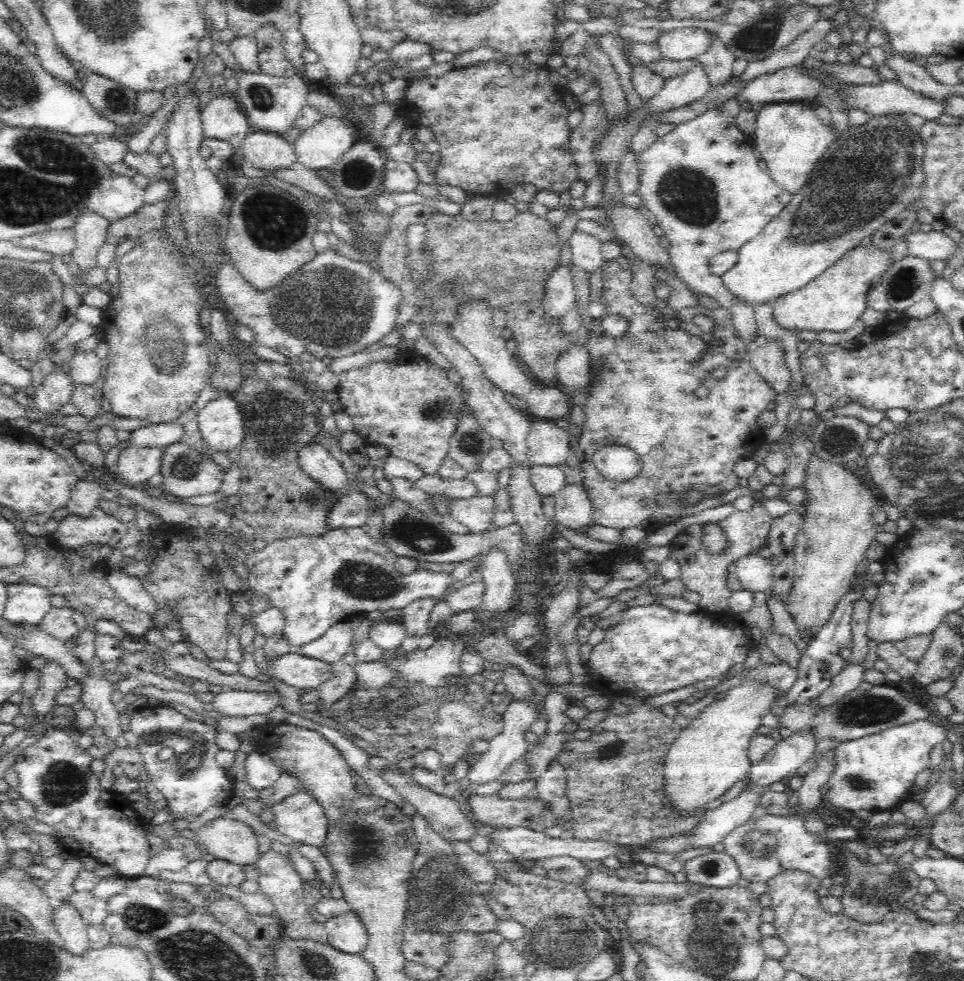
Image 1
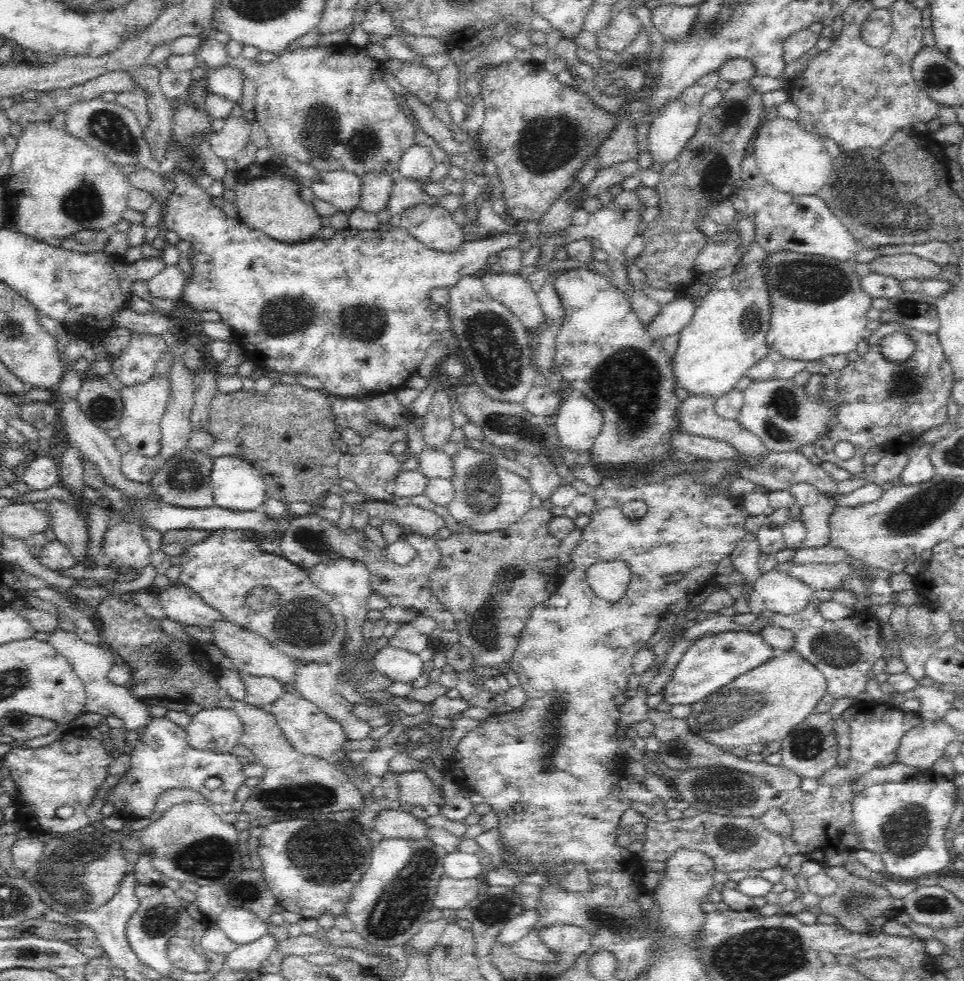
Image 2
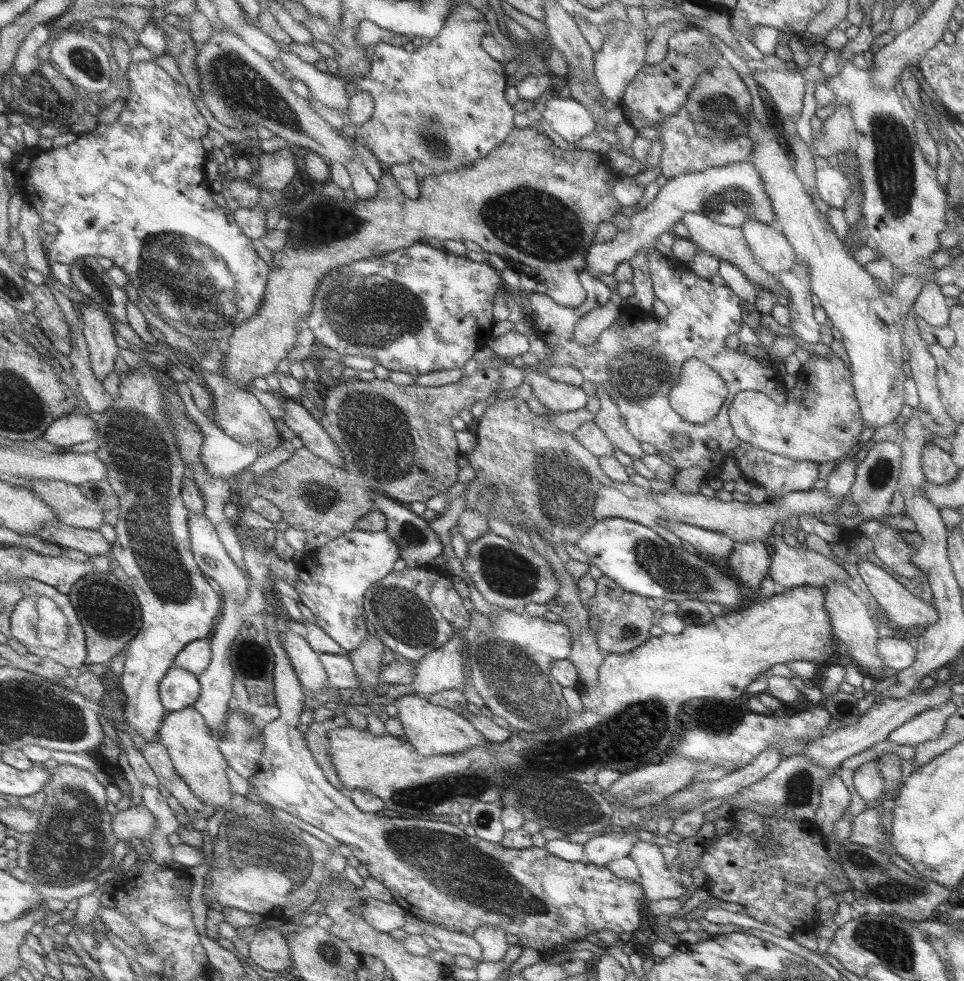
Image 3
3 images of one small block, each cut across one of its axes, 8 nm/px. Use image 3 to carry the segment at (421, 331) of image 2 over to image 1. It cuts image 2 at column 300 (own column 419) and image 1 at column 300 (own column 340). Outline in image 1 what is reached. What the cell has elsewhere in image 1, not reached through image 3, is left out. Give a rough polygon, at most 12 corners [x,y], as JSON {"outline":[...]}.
{"outline":[[332,247],[254,291],[215,296],[256,342],[328,362],[393,332],[401,291]]}

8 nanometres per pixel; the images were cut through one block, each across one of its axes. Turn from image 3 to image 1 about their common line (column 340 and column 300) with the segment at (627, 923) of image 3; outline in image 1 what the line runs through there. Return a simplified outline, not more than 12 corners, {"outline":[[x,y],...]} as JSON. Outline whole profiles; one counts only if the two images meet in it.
{"outline":[[300,789],[271,806],[289,843],[321,847],[327,818]]}

